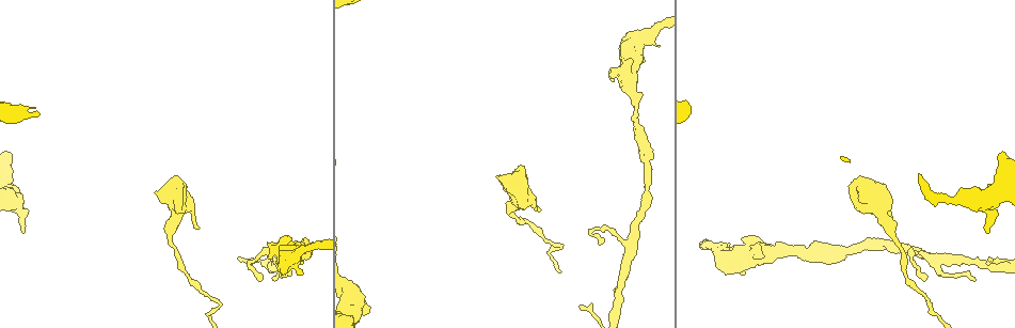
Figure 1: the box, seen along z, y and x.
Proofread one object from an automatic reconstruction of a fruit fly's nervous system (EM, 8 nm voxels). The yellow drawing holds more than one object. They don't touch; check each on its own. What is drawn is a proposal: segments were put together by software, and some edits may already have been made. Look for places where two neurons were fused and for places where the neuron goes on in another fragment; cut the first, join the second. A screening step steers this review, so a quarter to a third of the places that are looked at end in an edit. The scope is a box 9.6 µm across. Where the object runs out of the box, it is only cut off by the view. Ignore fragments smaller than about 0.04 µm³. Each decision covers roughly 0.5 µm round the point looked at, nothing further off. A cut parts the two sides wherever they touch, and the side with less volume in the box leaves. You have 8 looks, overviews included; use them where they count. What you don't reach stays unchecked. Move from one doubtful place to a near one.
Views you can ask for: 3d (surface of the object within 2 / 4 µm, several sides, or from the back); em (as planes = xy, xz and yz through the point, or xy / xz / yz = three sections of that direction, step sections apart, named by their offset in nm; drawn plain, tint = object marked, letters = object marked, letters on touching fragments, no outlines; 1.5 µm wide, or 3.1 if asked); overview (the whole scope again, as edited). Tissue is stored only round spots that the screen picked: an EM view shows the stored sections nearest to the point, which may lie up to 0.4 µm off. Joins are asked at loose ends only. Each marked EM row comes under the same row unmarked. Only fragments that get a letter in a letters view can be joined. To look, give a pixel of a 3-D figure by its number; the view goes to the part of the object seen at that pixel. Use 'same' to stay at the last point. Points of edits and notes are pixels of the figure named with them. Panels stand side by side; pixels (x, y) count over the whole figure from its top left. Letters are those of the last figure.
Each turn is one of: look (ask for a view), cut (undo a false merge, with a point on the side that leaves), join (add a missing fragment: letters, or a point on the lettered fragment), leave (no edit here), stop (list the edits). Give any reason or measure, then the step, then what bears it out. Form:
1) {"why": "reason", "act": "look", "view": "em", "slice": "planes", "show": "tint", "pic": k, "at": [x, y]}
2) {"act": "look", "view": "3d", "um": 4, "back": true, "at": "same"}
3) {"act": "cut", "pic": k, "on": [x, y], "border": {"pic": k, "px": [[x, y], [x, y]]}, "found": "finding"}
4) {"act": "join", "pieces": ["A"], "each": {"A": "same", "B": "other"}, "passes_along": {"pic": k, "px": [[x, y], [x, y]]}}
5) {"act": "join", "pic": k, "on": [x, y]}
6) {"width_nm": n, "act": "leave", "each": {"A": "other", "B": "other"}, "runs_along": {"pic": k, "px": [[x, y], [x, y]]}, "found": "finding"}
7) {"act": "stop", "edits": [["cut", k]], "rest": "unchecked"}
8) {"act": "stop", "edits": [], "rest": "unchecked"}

{"act": "look", "view": "3d", "um": 4, "pic": 1, "at": [537, 208]}

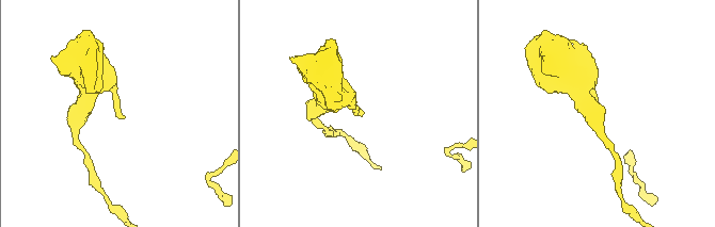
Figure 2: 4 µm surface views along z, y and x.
{"why": "shape alone is not enough", "act": "look", "view": "em", "slice": "yz", "step": 8, "show": "tint", "pic": 2, "at": [361, 110]}

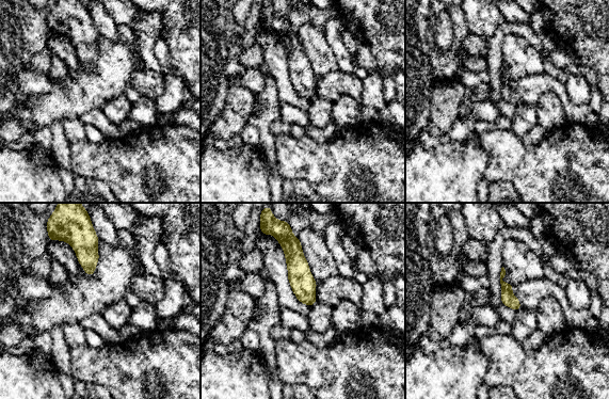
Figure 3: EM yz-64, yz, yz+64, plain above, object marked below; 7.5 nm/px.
{"why": "another direction", "act": "look", "view": "em", "slice": "xy", "step": 4, "show": "letters", "at": "same"}

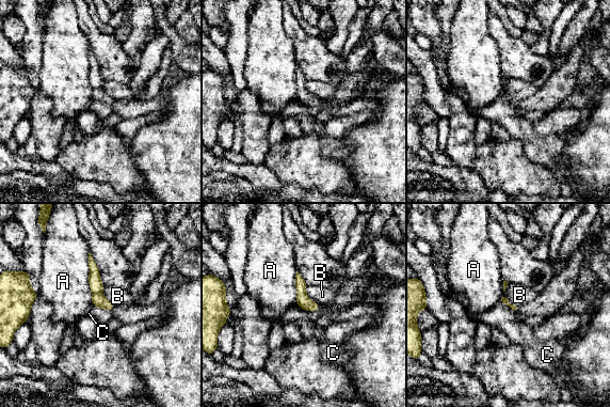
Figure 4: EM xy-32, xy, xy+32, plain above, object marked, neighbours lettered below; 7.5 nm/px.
{"longest_contact_nm": ["A", 400], "act": "leave", "each": {"A": "other", "B": "other", "C": "other"}, "runs_along": {"pic": 4, "px": [[91, 261], [96, 293], [110, 308]]}, "found": "none of them fits"}

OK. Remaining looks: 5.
{"why": "thin neck", "act": "look", "view": "3d", "um": 4, "pic": 1, "at": [794, 251]}

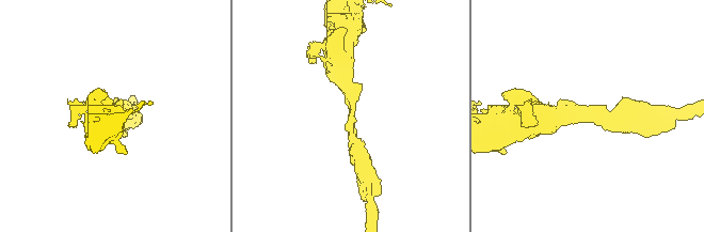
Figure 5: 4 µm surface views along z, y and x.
{"arm_widths_nm": [260, 400], "why": "now the EM", "act": "look", "view": "em", "slice": "planes", "show": "letters", "pic": 5, "at": [589, 112]}

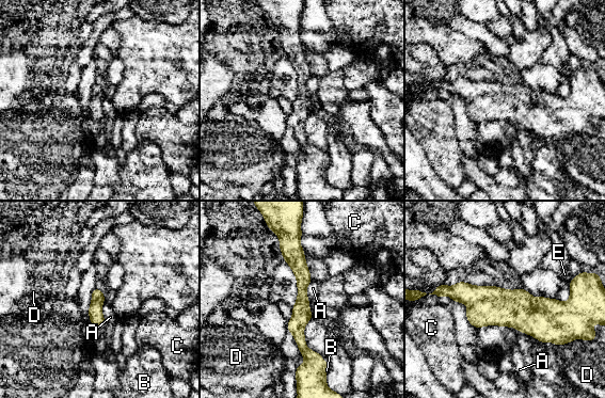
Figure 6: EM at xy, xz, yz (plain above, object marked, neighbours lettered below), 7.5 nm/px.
{"width_nm": 110, "act": "leave", "each": {"A": "other", "B": "other", "C": "other", "D": "other", "E": "other"}, "border": {"pic": 6, "px": [[105, 301], [101, 306], [102, 324]]}, "found": "all the same neuron"}

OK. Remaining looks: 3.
{"why": "free end", "act": "look", "view": "em", "slice": "yz", "step": 4, "show": "letters", "pic": 1, "at": [988, 231]}

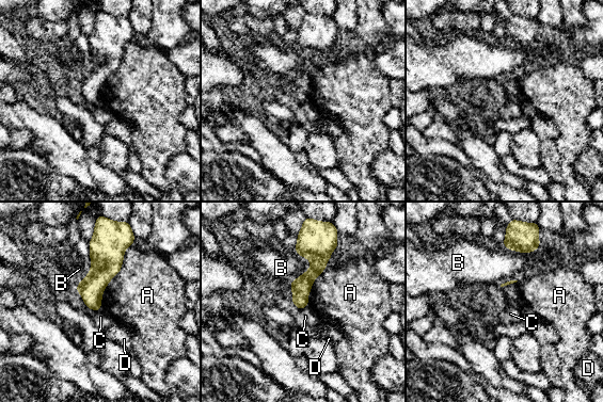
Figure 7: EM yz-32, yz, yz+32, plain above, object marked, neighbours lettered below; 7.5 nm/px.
{"act": "leave", "each": {"A": "other", "B": "other", "C": "other", "D": "other"}, "border": {"pic": 7, "px": [[307, 305], [297, 310]]}, "found": "none of them fits"}

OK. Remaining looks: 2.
{"act": "stop", "edits": [], "rest": "unchecked"}

